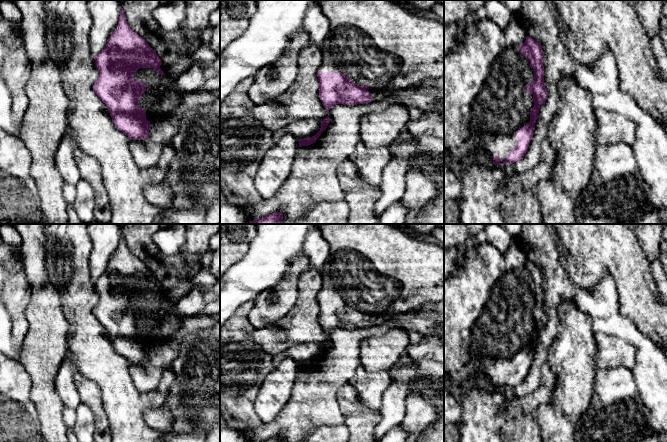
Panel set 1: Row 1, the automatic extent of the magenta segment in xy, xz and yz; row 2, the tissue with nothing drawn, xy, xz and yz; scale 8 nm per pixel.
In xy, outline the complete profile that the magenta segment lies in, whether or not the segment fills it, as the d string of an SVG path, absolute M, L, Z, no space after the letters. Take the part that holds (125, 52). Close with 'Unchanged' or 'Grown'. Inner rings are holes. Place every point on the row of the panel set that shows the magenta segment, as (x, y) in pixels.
M123 8L116 31L94 60L99 77L93 91L107 106L117 129L133 140L149 138L150 127L169 118L182 105L187 93L220 90L220 54L213 61L196 63L180 75L171 76L145 39L130 28Z. Grown

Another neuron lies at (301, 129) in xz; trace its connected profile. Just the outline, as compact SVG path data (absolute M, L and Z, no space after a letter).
M315 119L298 120L273 132L273 139L277 143L284 135L292 134L298 140L314 136L321 128L321 122Z

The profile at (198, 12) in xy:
M187 0L185 5L186 19L178 33L190 42L188 53L202 45L200 33L209 26L209 17L220 6L220 0Z

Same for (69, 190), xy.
M65 184L63 187L63 196L67 202L67 206L73 205L76 197L76 186L74 184Z

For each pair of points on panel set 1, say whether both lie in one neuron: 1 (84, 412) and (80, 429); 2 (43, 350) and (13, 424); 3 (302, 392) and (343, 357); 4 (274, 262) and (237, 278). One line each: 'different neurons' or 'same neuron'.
1: same neuron
2: different neurons
3: same neuron
4: same neuron

